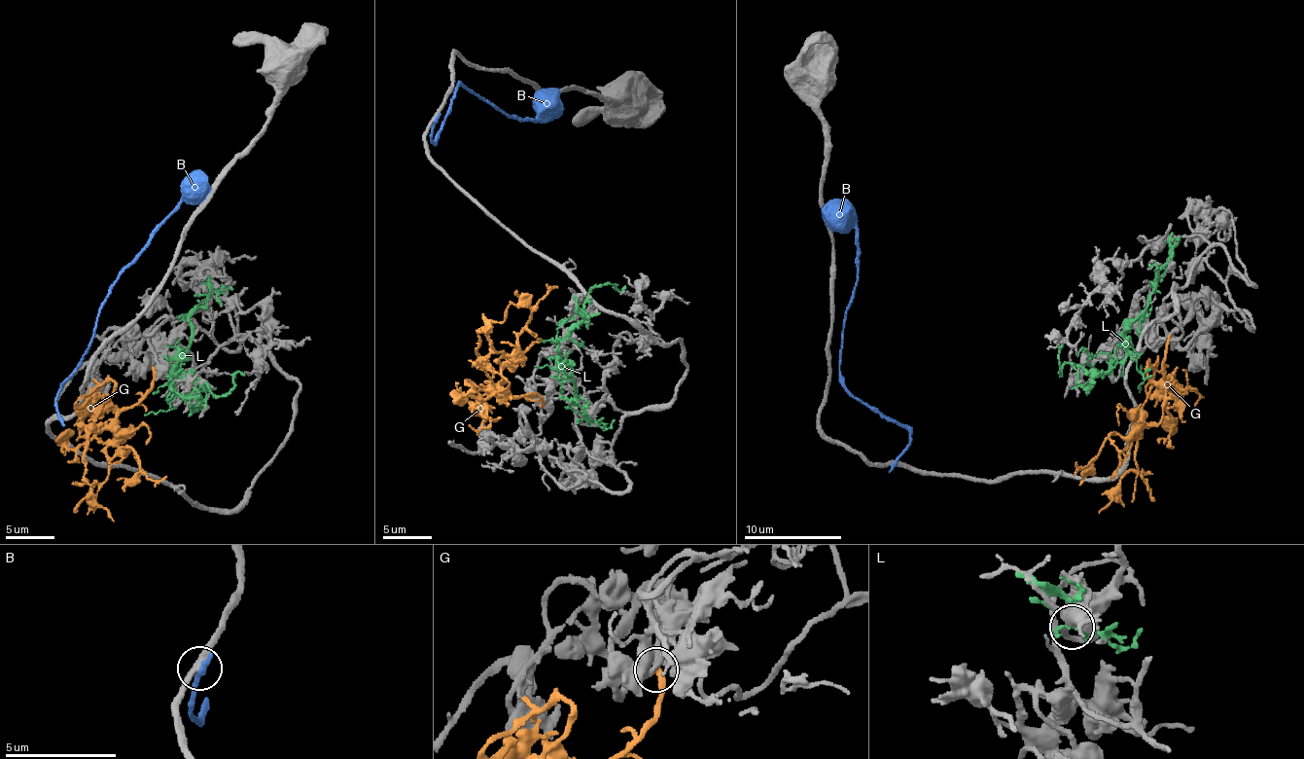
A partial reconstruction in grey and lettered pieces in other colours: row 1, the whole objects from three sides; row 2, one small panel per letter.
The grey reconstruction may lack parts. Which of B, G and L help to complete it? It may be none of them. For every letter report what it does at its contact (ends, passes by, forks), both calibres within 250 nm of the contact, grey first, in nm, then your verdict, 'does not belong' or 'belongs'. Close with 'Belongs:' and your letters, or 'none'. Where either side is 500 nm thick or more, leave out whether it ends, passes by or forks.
B: it ends there; 340 nm thick on the grey side, 340 nm on the other; does not belong
G: it ends there; 220 nm thick on the grey side, 240 nm on the other; belongs
L: it passes by; 440 nm thick on the grey side, 190 nm on the other; does not belong
Belongs: G

